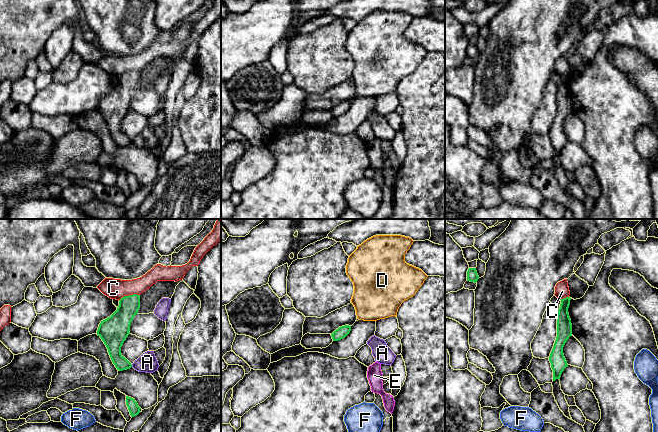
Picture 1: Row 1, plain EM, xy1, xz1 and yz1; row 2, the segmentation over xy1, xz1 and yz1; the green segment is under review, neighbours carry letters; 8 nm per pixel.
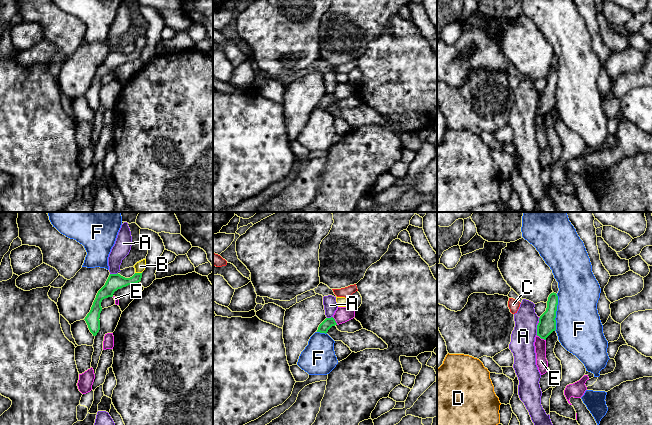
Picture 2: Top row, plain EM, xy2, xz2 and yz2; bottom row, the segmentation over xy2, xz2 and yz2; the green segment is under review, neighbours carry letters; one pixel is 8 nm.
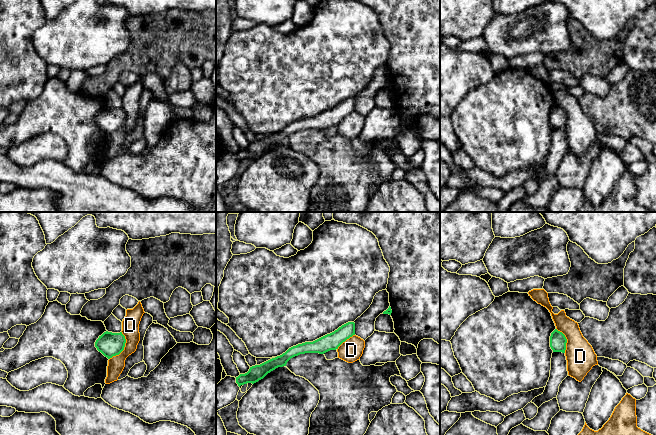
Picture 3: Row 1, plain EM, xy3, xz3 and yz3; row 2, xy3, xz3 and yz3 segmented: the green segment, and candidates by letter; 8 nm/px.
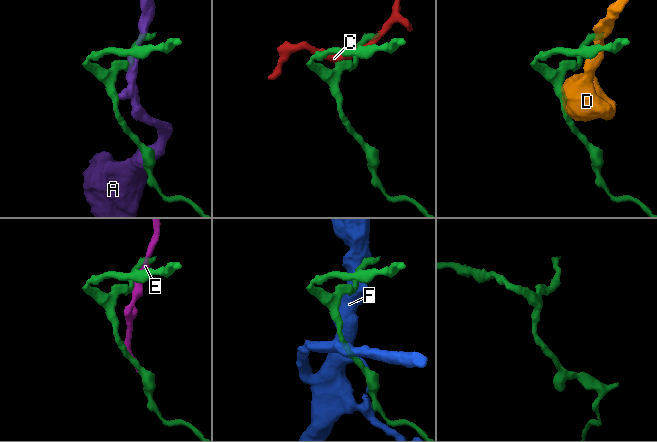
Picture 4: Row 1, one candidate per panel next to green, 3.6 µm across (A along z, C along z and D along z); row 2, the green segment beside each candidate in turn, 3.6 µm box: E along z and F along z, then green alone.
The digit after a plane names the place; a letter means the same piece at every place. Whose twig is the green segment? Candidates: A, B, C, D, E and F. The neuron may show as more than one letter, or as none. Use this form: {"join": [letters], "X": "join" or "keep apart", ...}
{"join": ["B"], "A": "keep apart", "B": "join", "C": "keep apart", "D": "keep apart", "E": "keep apart", "F": "keep apart"}

